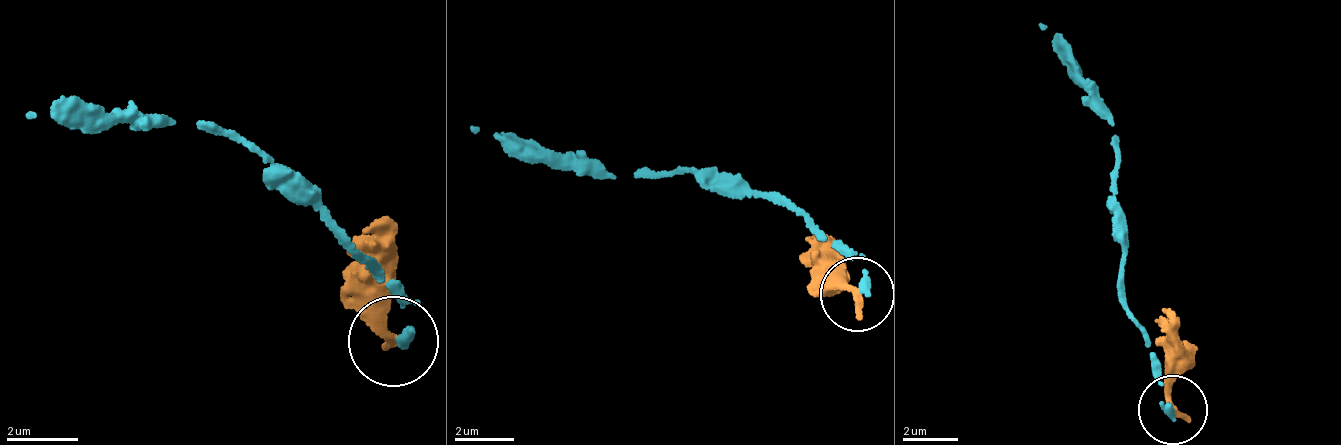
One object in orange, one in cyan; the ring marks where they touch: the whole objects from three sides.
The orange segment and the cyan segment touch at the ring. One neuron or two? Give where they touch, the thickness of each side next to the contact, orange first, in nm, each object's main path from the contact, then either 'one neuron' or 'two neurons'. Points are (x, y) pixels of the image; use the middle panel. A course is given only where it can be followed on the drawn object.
(857, 294) | 320/240 nm | orange via (859, 296), (828, 245), (810, 234) | cyan via (859, 296), (854, 257), (813, 216), (685, 169), (592, 178), (473, 134) | two neurons

